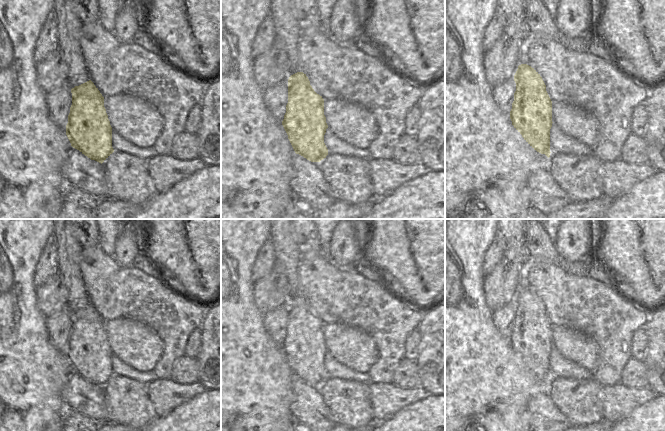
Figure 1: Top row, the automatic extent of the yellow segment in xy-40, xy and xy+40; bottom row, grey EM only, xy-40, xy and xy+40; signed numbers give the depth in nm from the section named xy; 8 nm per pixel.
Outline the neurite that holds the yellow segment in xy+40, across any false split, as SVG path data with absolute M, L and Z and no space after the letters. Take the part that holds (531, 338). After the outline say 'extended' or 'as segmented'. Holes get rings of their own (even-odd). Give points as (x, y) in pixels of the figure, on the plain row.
M521 288L514 299L516 315L510 335L514 352L537 376L550 381L552 325L540 298Z; as segmented

